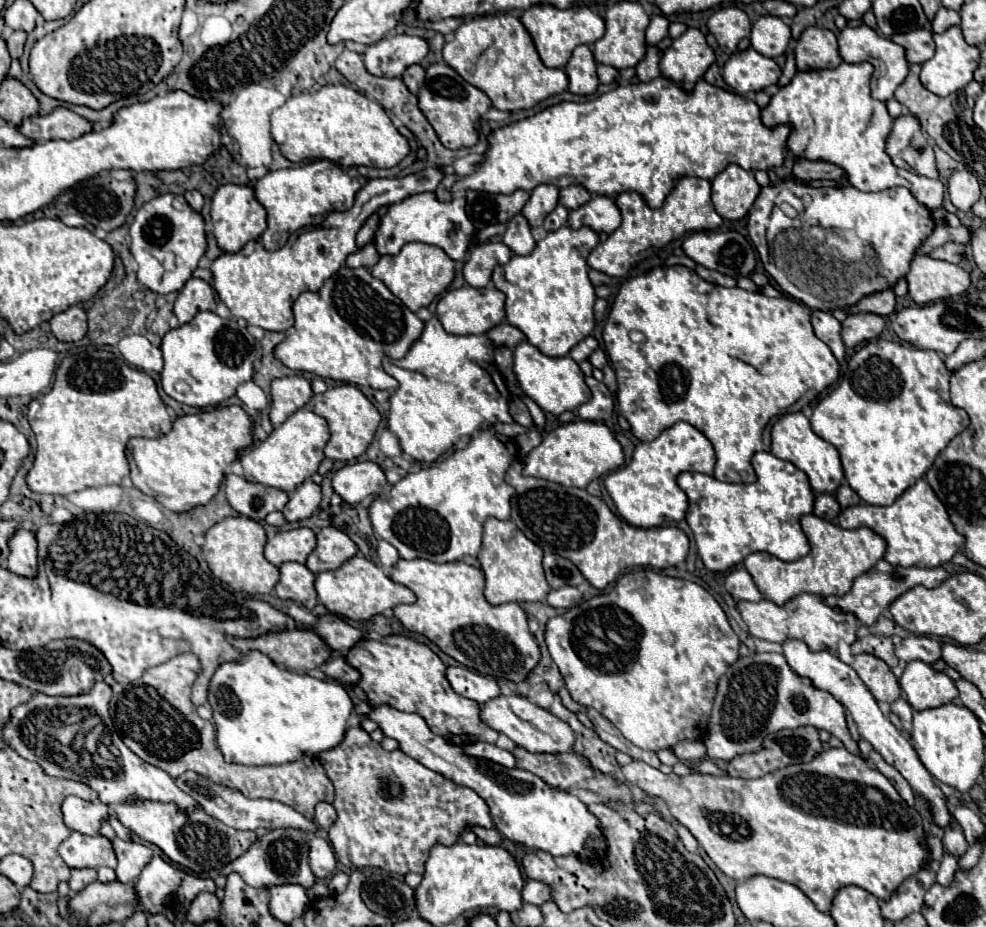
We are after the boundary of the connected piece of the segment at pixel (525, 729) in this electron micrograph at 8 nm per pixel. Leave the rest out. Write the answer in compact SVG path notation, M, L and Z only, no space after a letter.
M499 695L487 701L481 707L481 719L489 727L505 733L509 739L513 739L519 747L527 749L529 753L569 753L573 749L575 737L571 727L553 713L537 707L523 695L507 695L507 697Z

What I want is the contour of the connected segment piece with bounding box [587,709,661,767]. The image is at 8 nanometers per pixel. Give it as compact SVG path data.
M589 709L589 711L587 711L587 717L591 719L591 723L593 723L593 727L595 727L595 733L597 733L607 745L611 745L613 749L623 751L623 753L627 753L631 759L639 759L639 761L643 761L643 763L647 763L647 765L651 765L651 767L659 767L659 765L661 765L659 759L657 759L657 755L655 755L653 751L645 751L645 749L639 749L639 747L635 747L633 743L629 743L629 741L621 735L621 731L619 731L609 719L605 719L601 713L597 713L595 709Z

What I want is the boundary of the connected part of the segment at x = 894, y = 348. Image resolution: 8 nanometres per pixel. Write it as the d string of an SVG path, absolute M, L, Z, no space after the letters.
M873 339L849 359L843 379L815 405L811 429L839 451L845 479L865 503L891 505L907 487L927 473L937 453L969 425L969 415L949 401L949 377L951 371L935 351Z

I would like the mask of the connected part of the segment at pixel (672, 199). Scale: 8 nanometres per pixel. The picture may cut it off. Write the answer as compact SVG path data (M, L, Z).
M699 177L679 179L661 209L649 209L639 193L619 193L615 205L621 211L621 225L607 237L607 241L599 243L587 259L591 269L611 277L629 275L631 267L639 261L639 255L649 247L663 247L689 231L715 230L723 224L723 218L711 203L711 183Z

